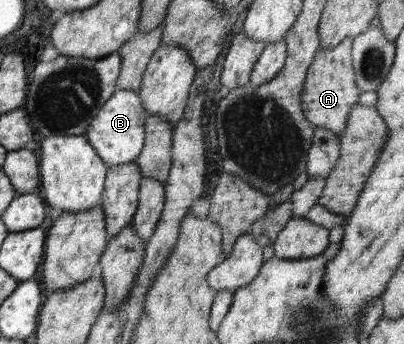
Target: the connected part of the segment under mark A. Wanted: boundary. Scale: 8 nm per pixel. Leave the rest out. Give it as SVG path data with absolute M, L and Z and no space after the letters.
M352 37L344 39L337 47L320 48L313 57L304 80L301 93L301 108L304 117L315 126L329 129L340 135L346 127L351 107L358 104L361 89L355 82L355 73L351 58Z

